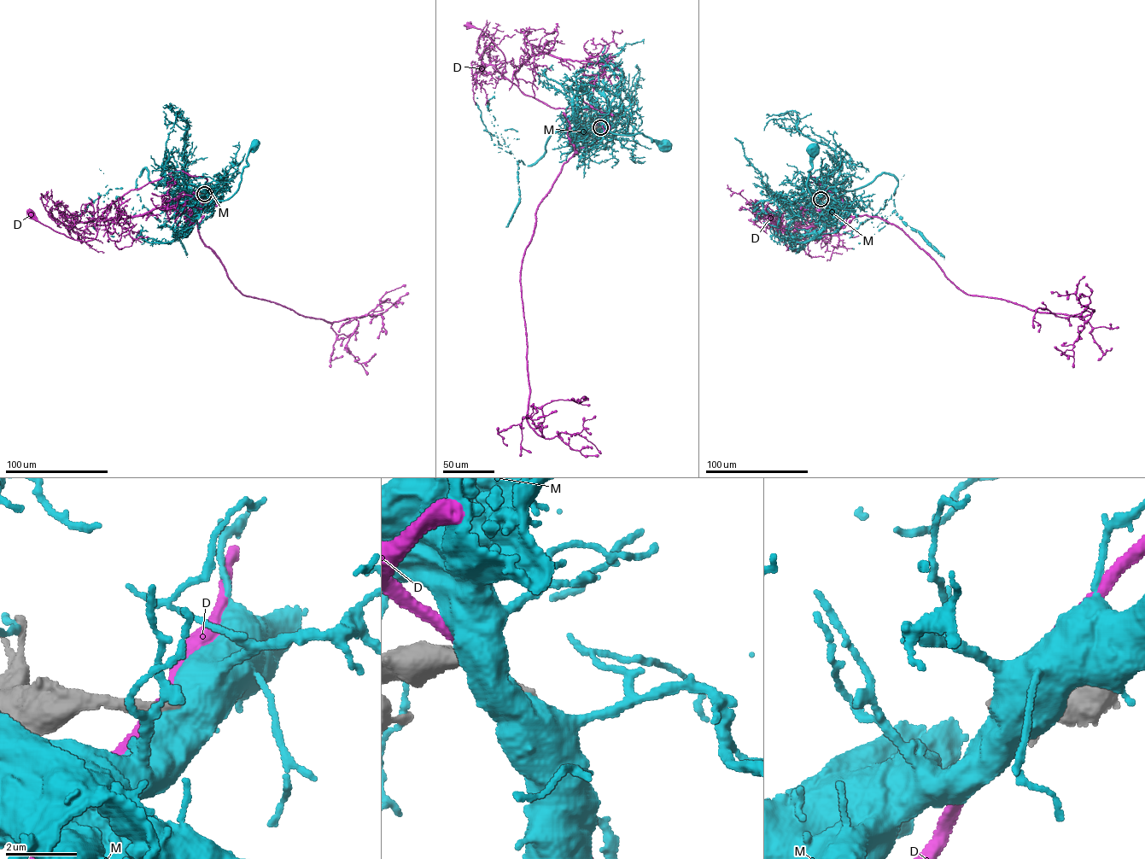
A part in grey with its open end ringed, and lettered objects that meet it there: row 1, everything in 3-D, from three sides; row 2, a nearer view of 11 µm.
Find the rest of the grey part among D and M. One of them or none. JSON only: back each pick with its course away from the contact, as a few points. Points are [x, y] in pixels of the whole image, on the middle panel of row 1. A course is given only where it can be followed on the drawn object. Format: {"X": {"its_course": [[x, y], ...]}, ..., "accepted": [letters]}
{"accepted": []}

